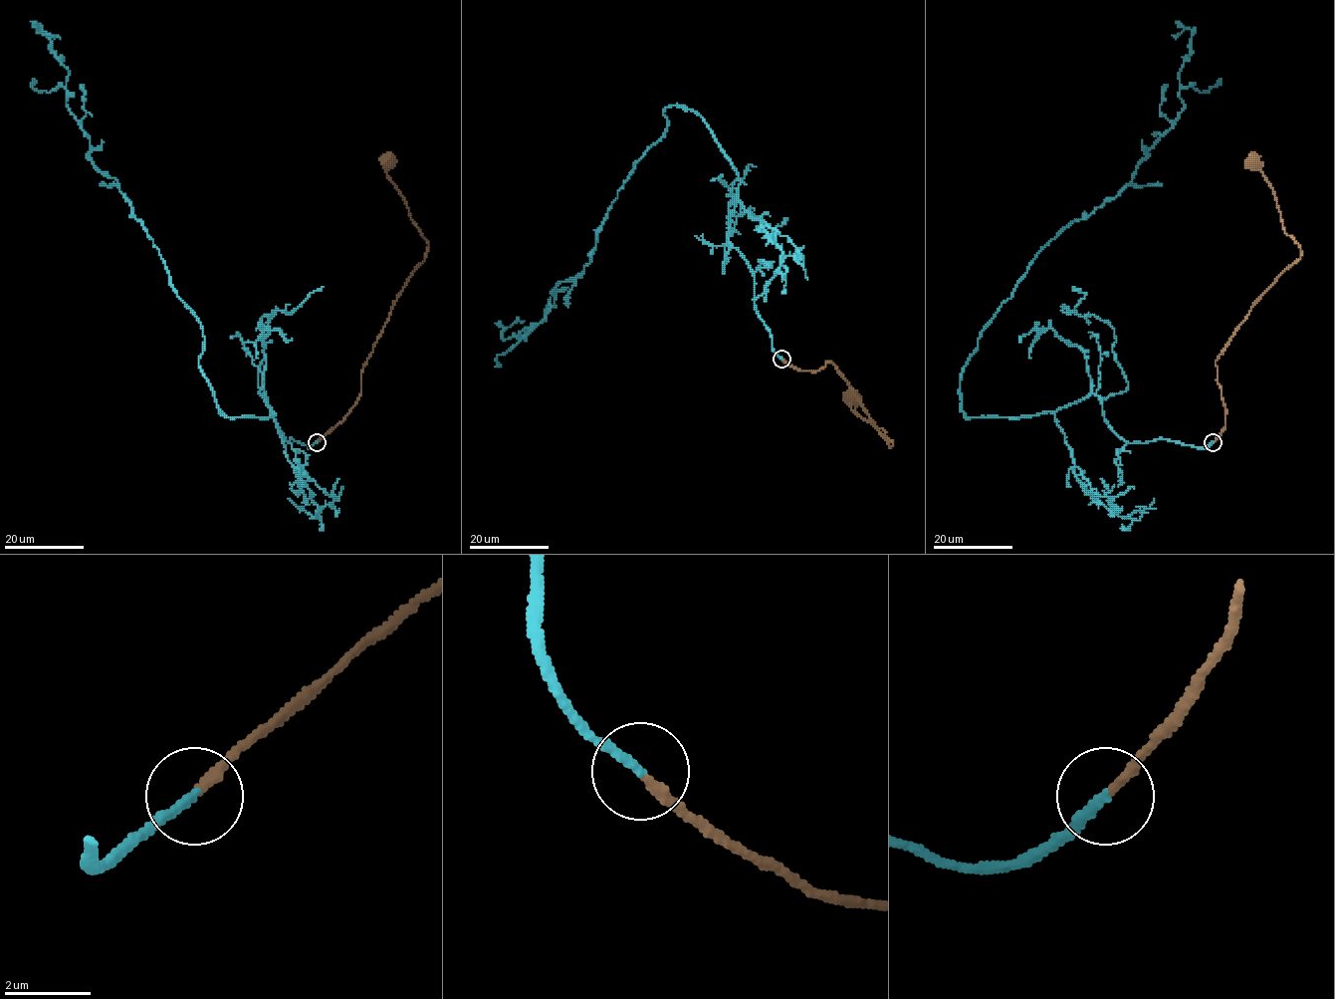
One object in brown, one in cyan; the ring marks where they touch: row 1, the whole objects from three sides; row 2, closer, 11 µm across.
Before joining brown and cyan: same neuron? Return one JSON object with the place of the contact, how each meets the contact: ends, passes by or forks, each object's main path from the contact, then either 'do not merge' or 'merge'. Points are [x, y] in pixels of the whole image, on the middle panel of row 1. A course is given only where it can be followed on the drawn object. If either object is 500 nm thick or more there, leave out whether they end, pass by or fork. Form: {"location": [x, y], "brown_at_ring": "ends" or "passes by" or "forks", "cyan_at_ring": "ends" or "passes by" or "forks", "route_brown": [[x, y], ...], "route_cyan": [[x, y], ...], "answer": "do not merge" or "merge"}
{"location": [781, 359], "brown_at_ring": "ends", "cyan_at_ring": "ends", "route_brown": [[781, 360], [799, 370], [817, 371], [830, 361], [891, 446], [892, 442], [881, 427], [850, 407], [854, 397]], "route_cyan": [[781, 359], [729, 239], [740, 178], [673, 105], [582, 276], [502, 337], [524, 322]], "answer": "merge"}

